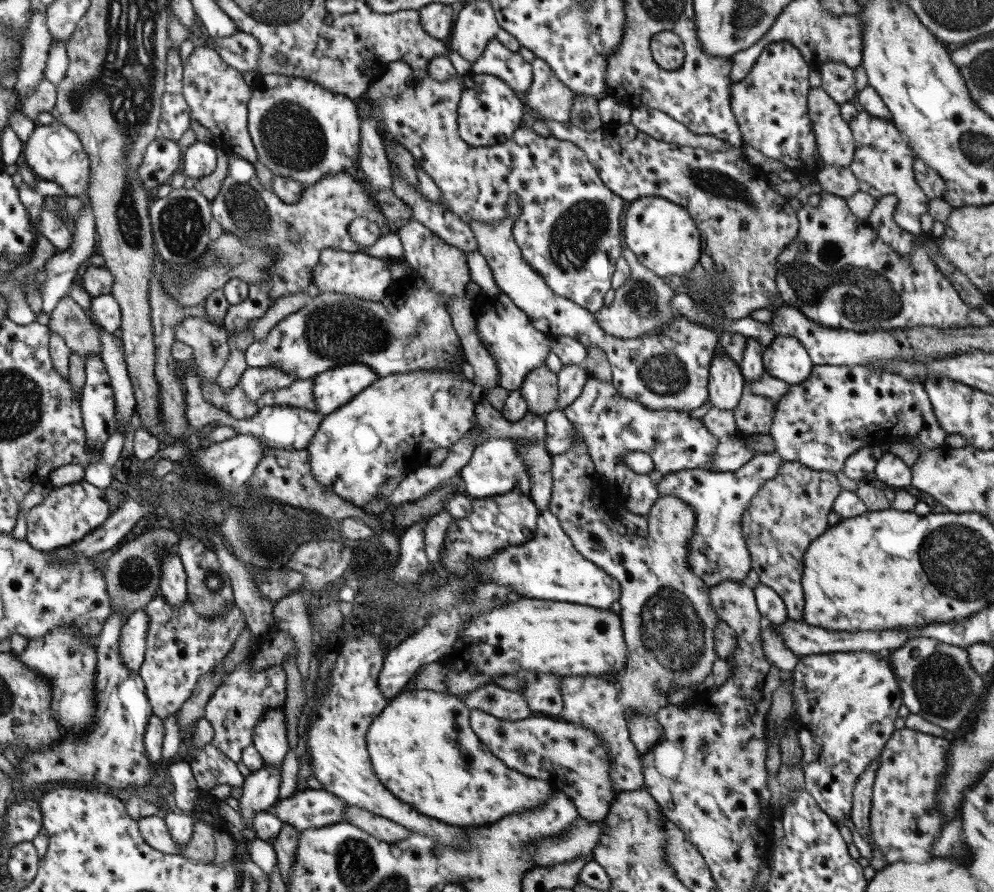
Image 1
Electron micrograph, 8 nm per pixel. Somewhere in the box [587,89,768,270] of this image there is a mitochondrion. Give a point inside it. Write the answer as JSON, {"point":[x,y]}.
{"point":[705,180]}

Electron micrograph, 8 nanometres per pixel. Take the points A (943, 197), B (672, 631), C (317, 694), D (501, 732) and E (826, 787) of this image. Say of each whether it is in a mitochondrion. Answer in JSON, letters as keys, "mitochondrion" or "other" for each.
{"A":"other","B":"mitochondrion","C":"other","D":"other","E":"other"}

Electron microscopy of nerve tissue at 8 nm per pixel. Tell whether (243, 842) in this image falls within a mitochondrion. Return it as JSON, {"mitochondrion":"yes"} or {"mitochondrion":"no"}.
{"mitochondrion":"no"}

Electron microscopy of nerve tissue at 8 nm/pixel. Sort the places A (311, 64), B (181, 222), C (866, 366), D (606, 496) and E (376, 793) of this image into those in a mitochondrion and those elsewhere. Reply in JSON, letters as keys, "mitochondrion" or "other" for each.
{"A":"other","B":"mitochondrion","C":"other","D":"other","E":"other"}

